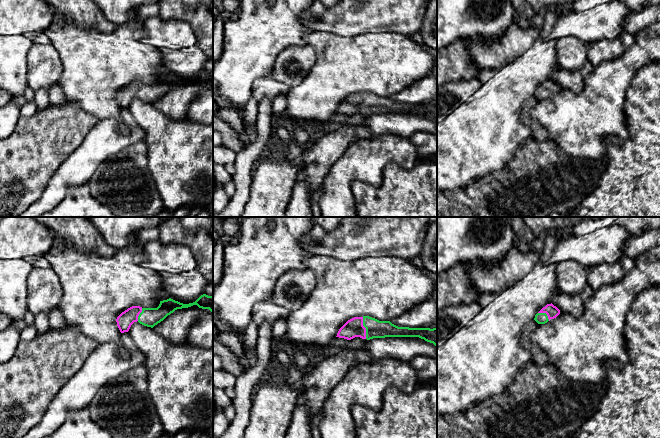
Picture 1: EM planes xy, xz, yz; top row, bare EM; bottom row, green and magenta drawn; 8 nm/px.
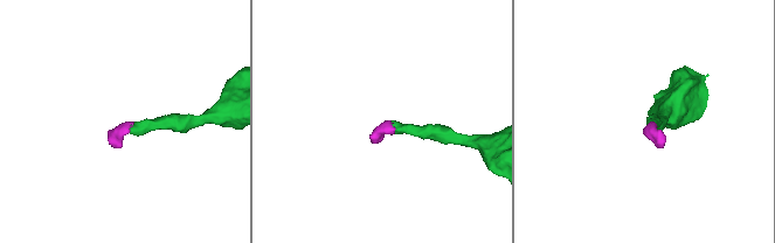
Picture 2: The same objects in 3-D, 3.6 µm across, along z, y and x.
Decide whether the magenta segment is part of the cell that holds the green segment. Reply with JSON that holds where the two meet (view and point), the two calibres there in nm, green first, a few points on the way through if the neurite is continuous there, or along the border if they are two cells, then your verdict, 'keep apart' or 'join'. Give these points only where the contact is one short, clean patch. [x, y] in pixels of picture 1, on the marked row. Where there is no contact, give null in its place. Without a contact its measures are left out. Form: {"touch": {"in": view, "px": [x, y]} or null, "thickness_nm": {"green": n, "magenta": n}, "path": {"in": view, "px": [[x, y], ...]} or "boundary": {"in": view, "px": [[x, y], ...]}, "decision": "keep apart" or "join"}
{"touch": {"in": "xz", "px": [365, 327]}, "thickness_nm": {"green": 140, "magenta": 150}, "path": {"in": "xz", "px": [[374, 328], [365, 327], [354, 327]]}, "decision": "join"}

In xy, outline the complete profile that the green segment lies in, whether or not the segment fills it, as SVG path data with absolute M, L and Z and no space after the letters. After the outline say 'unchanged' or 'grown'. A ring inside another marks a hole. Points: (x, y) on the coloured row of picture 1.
M203 294L195 302L189 304L183 304L169 298L167 300L160 301L157 308L132 306L122 312L117 317L116 322L121 333L128 332L131 325L137 321L144 326L153 328L175 310L188 308L193 305L197 305L202 309L209 309L213 312L213 296Z; grown

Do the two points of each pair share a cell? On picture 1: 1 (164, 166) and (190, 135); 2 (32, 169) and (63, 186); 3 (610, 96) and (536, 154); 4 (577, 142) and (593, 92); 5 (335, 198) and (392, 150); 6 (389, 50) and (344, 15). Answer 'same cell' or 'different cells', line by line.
1: same cell
2: different cells
3: different cells
4: same cell
5: same cell
6: different cells

